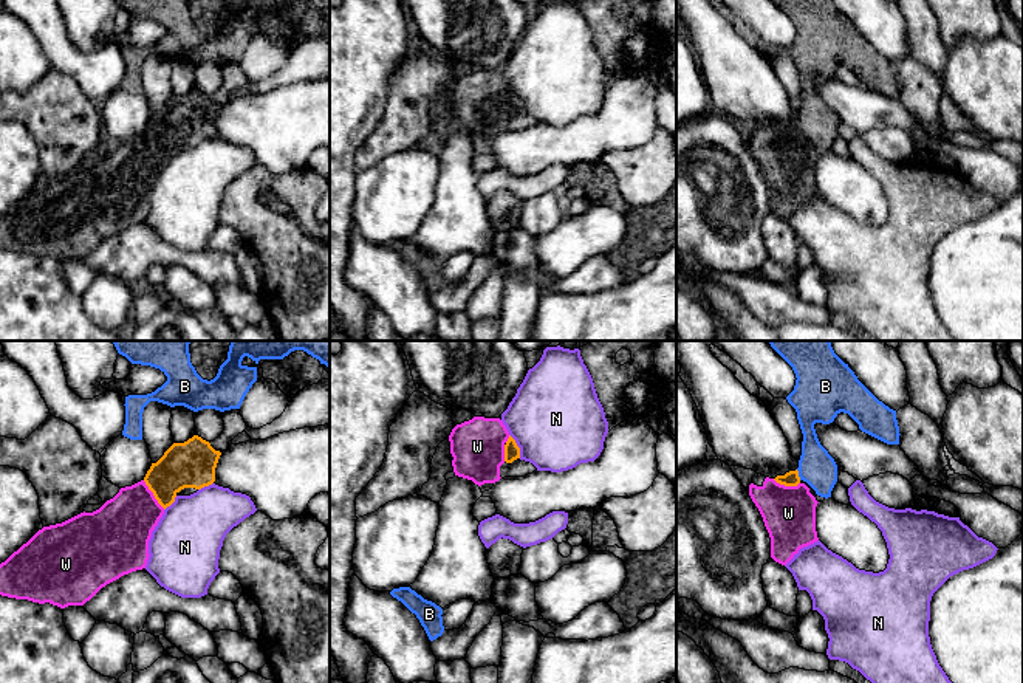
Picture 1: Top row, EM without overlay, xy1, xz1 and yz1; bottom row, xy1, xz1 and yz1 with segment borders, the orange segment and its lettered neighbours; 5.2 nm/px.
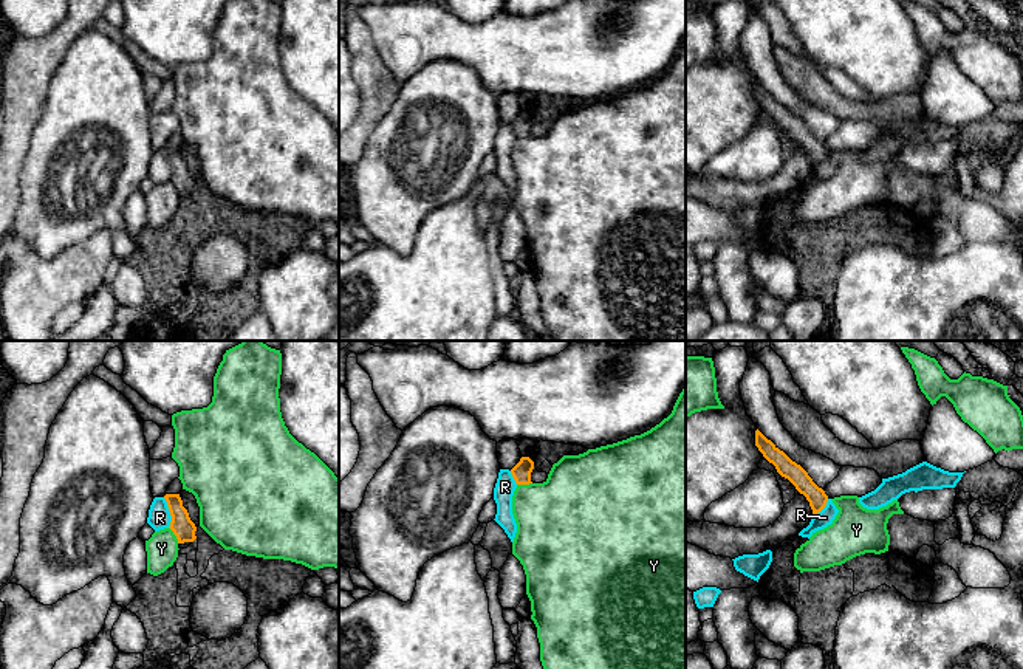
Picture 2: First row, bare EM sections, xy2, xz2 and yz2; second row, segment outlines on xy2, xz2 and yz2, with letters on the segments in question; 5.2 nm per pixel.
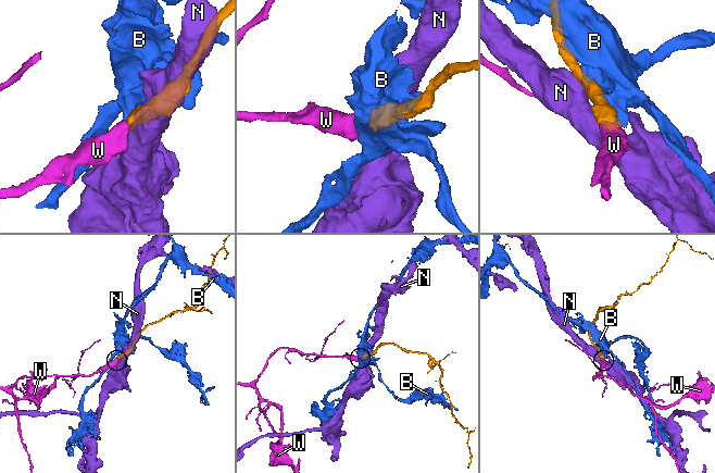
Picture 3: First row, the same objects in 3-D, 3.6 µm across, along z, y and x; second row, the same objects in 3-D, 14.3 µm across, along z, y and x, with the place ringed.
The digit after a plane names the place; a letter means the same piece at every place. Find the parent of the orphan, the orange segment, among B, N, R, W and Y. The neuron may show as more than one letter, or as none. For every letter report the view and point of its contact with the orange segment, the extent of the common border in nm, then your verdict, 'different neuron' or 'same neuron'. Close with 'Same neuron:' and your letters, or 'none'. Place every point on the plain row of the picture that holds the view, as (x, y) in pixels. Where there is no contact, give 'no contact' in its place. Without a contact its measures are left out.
B: meets orange in yz1 at (797, 127); contact 60 nm long; different neuron
N: meets orange in xz1 at (517, 99); contact 140 nm long; different neuron
R: meets orange in xy2 at (171, 166); contact 160 nm long; different neuron
W: meets orange in xy1 at (153, 147); contact 190 nm long; same neuron
Y: meets orange in xy2 at (174, 186); contact 100 nm long; different neuron
Same neuron: W

